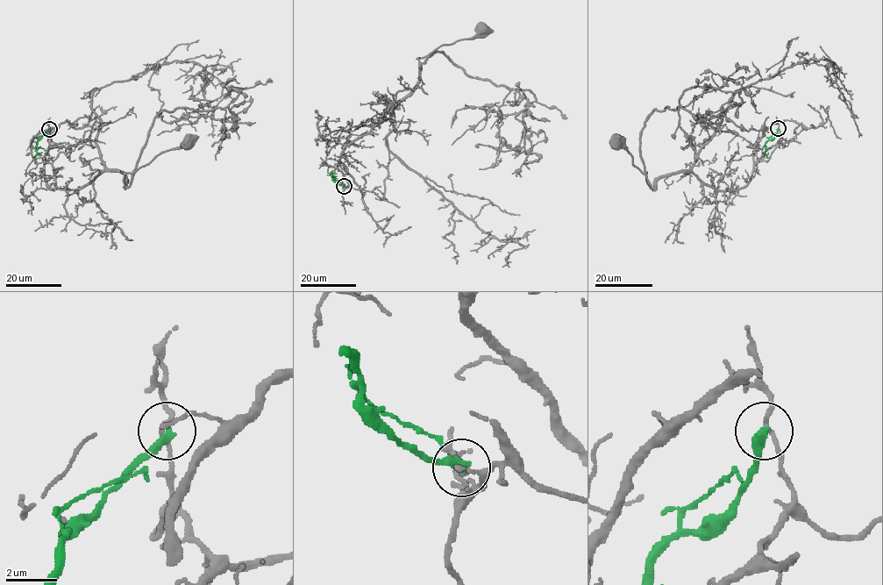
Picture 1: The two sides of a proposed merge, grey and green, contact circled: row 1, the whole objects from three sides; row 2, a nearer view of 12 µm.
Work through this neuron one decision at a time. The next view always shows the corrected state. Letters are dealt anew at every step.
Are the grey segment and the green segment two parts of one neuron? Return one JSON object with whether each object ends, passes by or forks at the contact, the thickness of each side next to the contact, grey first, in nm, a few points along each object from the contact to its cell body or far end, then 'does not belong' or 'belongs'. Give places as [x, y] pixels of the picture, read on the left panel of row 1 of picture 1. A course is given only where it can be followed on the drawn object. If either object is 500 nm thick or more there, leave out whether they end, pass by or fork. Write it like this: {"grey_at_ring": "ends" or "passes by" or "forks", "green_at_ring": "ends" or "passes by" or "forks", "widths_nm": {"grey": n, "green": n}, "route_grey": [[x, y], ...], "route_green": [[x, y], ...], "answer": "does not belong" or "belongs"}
{"grey_at_ring": "passes by", "green_at_ring": "ends", "widths_nm": {"grey": 160, "green": 360}, "route_grey": [[48, 129], [51, 189], [80, 189], [103, 171], [119, 171], [126, 188], [188, 141]], "route_green": [[49, 129], [36, 143], [36, 154], [42, 152]], "answer": "does not belong"}

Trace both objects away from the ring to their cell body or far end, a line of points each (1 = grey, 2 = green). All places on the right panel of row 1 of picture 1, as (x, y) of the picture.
1: (778, 129), (781, 137), (738, 189), (715, 190), (693, 172), (663, 175), (653, 189), (616, 141)
2: (778, 129), (776, 134), (765, 143), (764, 153), (767, 153)

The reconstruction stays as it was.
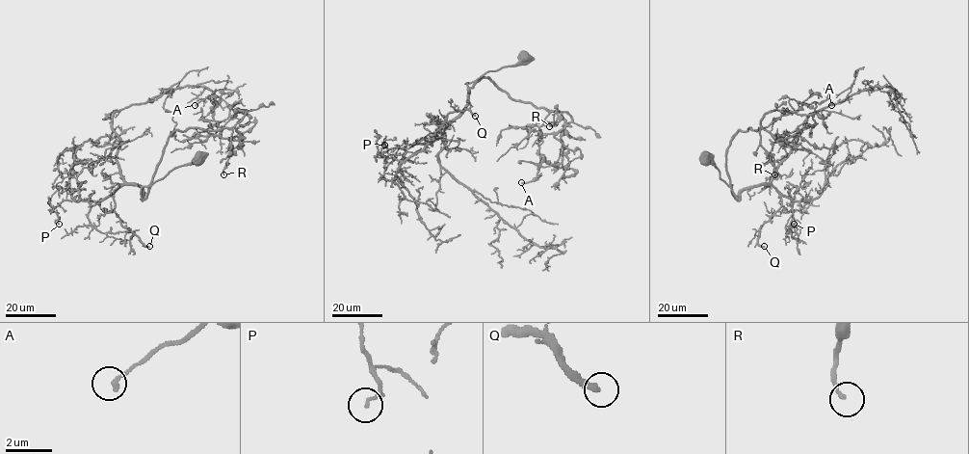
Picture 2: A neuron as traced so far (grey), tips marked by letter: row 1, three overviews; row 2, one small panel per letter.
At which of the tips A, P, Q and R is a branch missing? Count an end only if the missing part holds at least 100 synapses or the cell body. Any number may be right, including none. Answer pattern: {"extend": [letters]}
{"extend": ["Q"]}

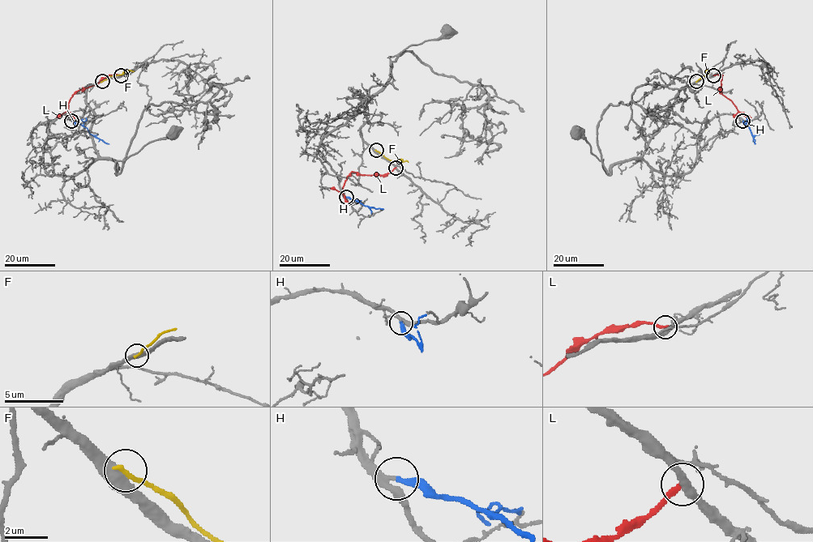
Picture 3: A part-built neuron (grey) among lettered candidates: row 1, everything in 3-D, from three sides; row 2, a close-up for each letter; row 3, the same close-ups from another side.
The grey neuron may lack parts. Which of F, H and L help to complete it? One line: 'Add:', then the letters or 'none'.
Add: H

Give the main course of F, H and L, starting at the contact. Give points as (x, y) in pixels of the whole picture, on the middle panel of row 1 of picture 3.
F: (376, 150), (393, 161), (408, 162)
H: (346, 197), (365, 206), (383, 209)
L: (395, 168), (381, 175), (351, 172), (342, 192), (348, 205)

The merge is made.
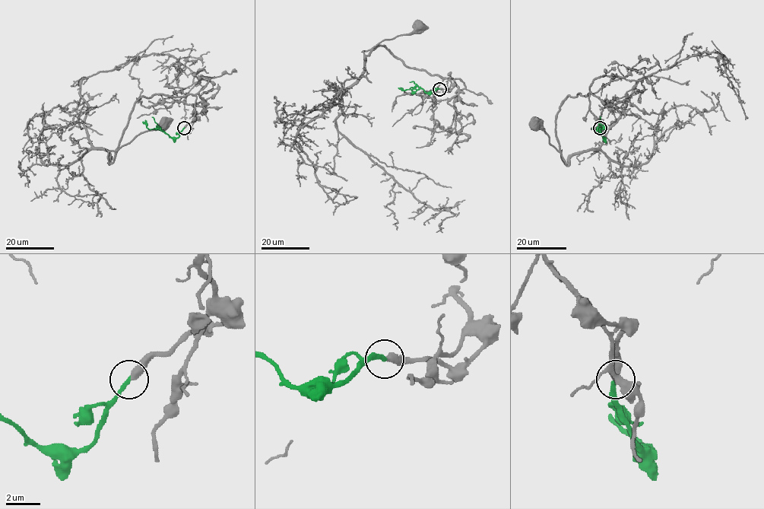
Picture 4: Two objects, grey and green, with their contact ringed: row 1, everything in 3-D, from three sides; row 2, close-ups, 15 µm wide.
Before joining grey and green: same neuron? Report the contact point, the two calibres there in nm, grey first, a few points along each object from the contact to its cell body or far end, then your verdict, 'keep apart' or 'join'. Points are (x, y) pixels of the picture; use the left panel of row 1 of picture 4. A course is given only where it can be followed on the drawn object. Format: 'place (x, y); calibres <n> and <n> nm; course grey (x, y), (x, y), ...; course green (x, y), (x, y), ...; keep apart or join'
place (184, 128); calibres 440 and 260 nm; course grey (184, 127), (194, 121), (195, 96), (141, 97), (135, 103), (117, 150), (142, 132), (155, 129), (163, 123); course green (184, 128), (178, 137), (170, 138), (160, 129), (148, 128), (145, 120); join

